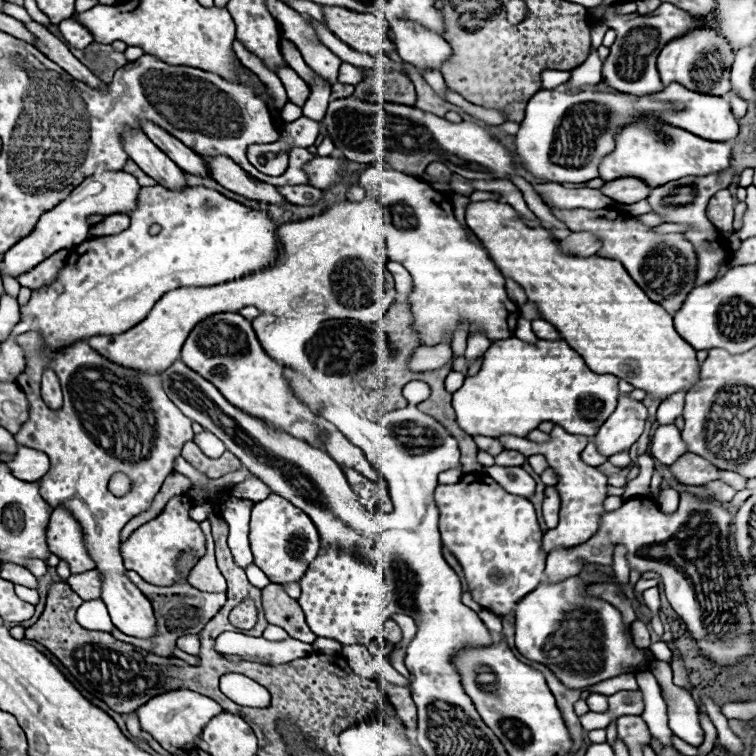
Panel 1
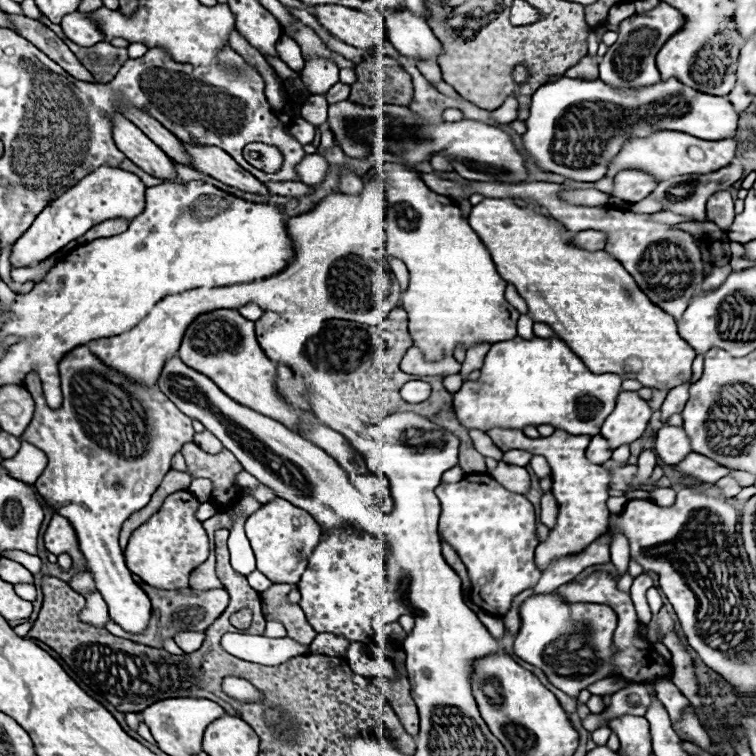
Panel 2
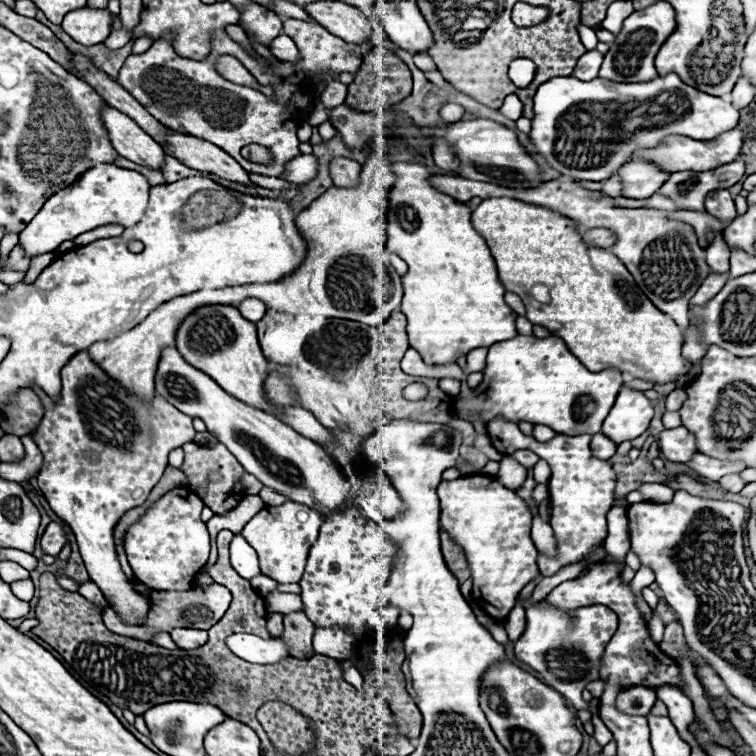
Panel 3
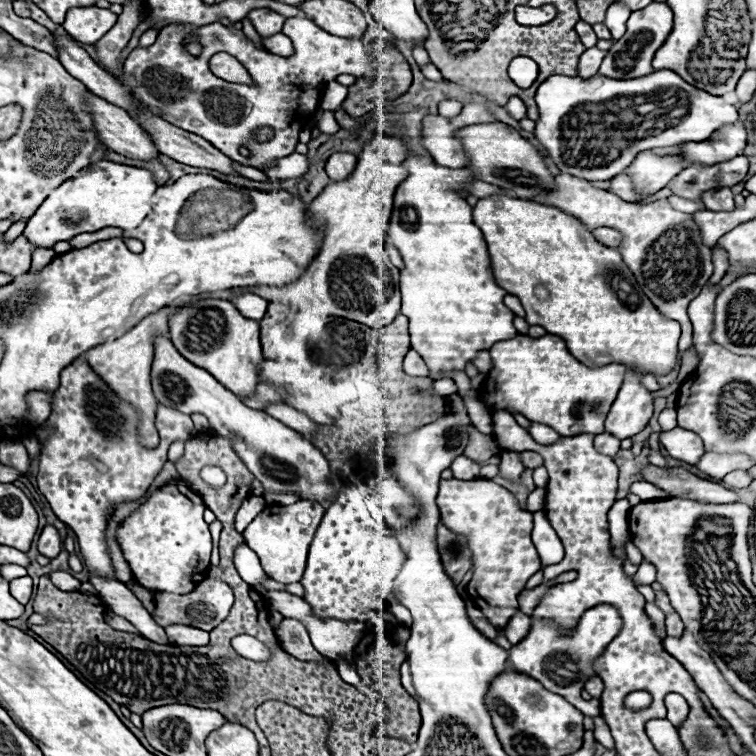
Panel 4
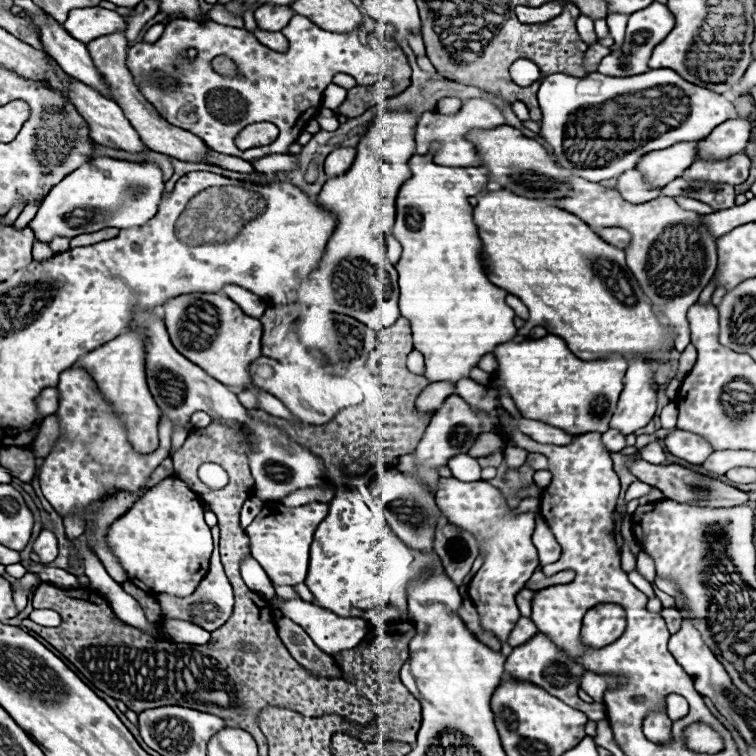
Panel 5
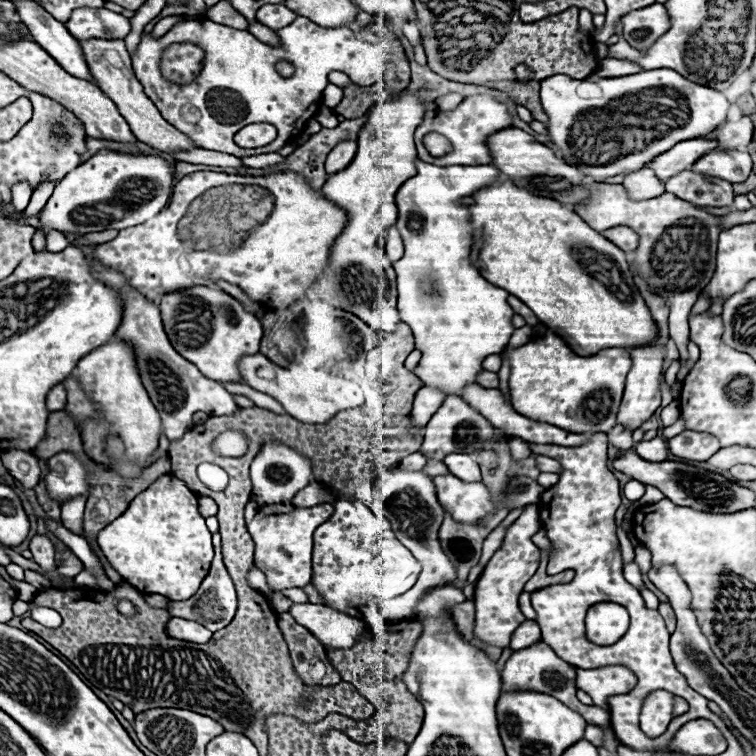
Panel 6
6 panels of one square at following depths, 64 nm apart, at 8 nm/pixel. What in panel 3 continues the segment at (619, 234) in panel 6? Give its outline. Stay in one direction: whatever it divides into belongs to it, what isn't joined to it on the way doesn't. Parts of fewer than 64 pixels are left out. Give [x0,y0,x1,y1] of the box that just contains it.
[584,228,616,248]

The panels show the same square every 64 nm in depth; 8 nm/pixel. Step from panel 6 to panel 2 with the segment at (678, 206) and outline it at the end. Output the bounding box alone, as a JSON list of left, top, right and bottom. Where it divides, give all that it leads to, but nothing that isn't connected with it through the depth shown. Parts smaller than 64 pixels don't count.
[424,174,704,320]

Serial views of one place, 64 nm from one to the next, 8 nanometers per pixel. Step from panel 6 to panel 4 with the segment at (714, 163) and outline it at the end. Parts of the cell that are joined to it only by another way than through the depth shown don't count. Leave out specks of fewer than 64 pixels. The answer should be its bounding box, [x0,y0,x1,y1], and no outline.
[670,156,748,202]

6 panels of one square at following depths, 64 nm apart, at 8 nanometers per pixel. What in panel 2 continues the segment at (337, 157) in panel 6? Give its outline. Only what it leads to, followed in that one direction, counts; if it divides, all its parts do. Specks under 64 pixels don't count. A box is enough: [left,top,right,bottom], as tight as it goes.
[340,168,362,194]

